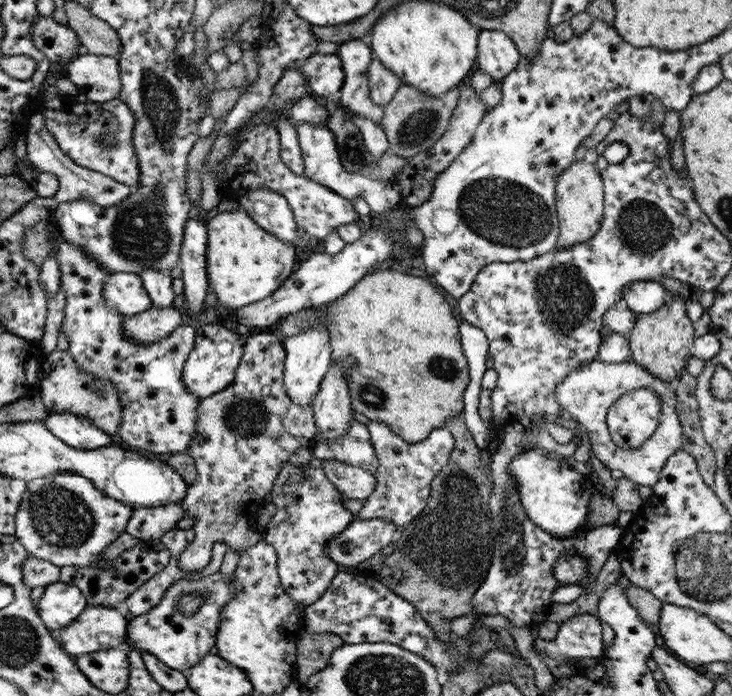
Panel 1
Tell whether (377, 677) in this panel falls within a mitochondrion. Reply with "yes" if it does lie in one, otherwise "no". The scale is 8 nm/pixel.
yes

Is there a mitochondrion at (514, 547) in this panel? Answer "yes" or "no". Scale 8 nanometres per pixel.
yes

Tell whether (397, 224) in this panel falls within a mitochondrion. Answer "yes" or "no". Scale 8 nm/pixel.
no

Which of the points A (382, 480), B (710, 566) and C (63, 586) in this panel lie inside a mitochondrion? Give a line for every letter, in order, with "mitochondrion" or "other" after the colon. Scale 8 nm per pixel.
A: other
B: mitochondrion
C: other

